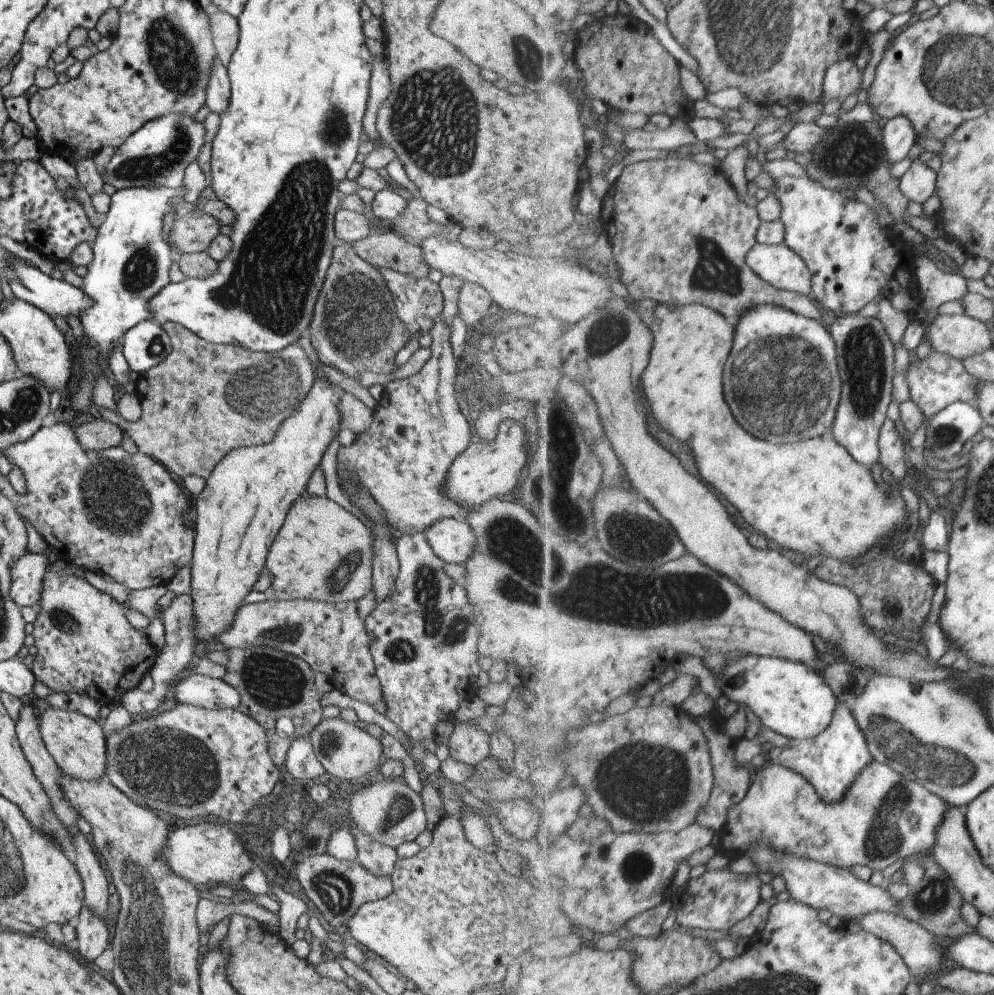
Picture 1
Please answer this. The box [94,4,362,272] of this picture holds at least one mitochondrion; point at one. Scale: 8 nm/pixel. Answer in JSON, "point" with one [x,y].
{"point":[175,58]}

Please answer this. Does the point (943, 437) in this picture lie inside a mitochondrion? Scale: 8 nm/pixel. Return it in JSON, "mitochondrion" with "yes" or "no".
{"mitochondrion":"yes"}

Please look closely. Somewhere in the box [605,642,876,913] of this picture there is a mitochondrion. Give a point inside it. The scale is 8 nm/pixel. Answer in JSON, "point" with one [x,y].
{"point":[636,864]}

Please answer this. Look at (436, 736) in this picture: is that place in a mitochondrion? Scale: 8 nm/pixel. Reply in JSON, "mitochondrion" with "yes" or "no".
{"mitochondrion":"no"}

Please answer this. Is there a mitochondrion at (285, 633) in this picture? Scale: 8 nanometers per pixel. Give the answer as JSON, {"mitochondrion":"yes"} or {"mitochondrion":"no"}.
{"mitochondrion":"yes"}

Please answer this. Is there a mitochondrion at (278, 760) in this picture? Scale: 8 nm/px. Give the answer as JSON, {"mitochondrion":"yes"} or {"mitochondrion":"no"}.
{"mitochondrion":"no"}

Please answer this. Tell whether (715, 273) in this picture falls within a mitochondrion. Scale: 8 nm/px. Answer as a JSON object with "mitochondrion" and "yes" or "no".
{"mitochondrion":"yes"}

